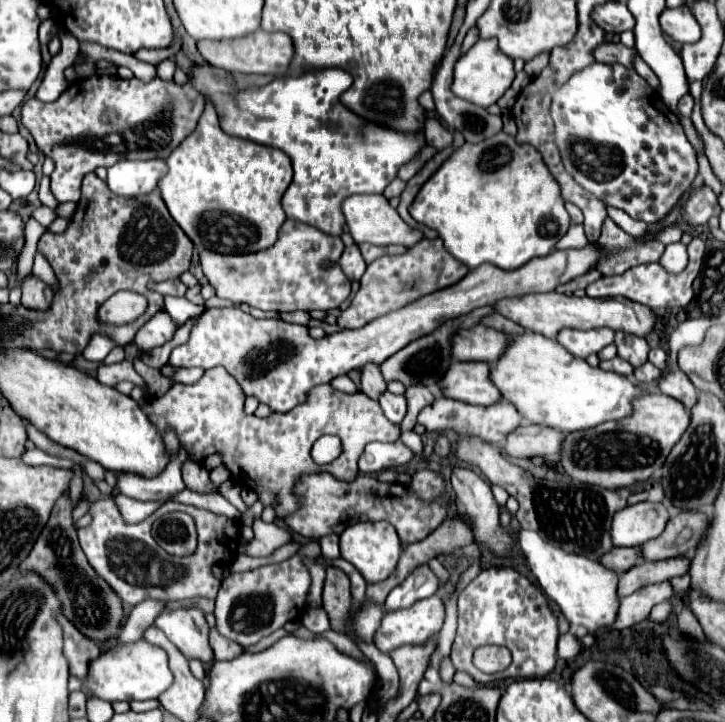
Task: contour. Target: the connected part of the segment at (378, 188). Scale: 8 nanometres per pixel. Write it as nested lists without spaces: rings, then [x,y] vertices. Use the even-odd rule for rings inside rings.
[[[205,62],[205,64],[193,66],[189,80],[197,92],[213,100],[211,104],[217,110],[219,124],[225,134],[279,148],[291,158],[295,174],[293,174],[293,182],[289,184],[283,196],[283,210],[287,218],[311,224],[331,236],[343,234],[345,216],[341,212],[341,204],[347,196],[383,194],[387,184],[397,176],[399,166],[409,162],[425,144],[423,134],[409,136],[401,132],[389,132],[387,128],[377,128],[375,124],[369,124],[361,120],[357,114],[349,112],[349,108],[345,108],[339,102],[339,96],[351,86],[351,76],[341,68],[323,68],[315,72],[305,72],[301,76],[275,78],[273,82],[265,86],[251,86],[245,90],[239,90],[233,82],[231,72],[223,68],[215,68]]]

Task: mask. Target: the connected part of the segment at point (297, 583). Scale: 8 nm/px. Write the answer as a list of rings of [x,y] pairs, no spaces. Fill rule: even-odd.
[[[299,556],[241,574],[233,572],[223,580],[221,592],[215,600],[215,628],[221,636],[241,644],[243,648],[253,646],[303,612],[309,584],[311,576]]]

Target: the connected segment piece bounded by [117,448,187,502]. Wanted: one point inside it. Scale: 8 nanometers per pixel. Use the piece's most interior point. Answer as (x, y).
(168, 483)

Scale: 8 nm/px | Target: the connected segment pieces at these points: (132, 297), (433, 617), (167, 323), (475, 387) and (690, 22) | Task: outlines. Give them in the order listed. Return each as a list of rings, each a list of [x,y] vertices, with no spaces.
[[[119,291],[113,294],[97,312],[101,324],[129,324],[147,310],[147,298],[137,292]]]
[[[439,594],[417,600],[409,608],[401,608],[383,616],[381,626],[375,632],[375,646],[381,652],[389,654],[403,644],[427,644],[427,640],[439,634],[443,620],[445,608]]]
[[[161,310],[135,334],[133,344],[137,348],[141,348],[141,352],[147,352],[149,348],[157,348],[157,346],[163,346],[165,342],[169,342],[173,338],[175,330],[177,330],[177,324],[173,322],[173,318]]]
[[[451,362],[445,376],[439,380],[445,398],[467,404],[493,404],[501,398],[495,384],[489,380],[489,364],[485,362]]]
[[[687,6],[665,8],[659,22],[661,22],[661,30],[675,42],[685,44],[685,42],[697,42],[701,38],[701,26],[697,24],[697,20],[693,18]]]

